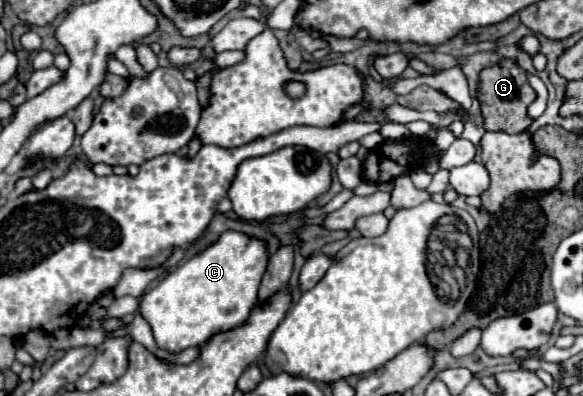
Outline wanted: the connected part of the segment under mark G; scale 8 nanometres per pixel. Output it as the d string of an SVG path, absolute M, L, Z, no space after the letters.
M502 60L498 66L486 68L480 74L480 88L478 98L482 102L484 114L484 128L486 130L502 130L508 134L520 134L530 128L528 106L536 98L536 92L528 84L528 74L522 70L514 60Z

